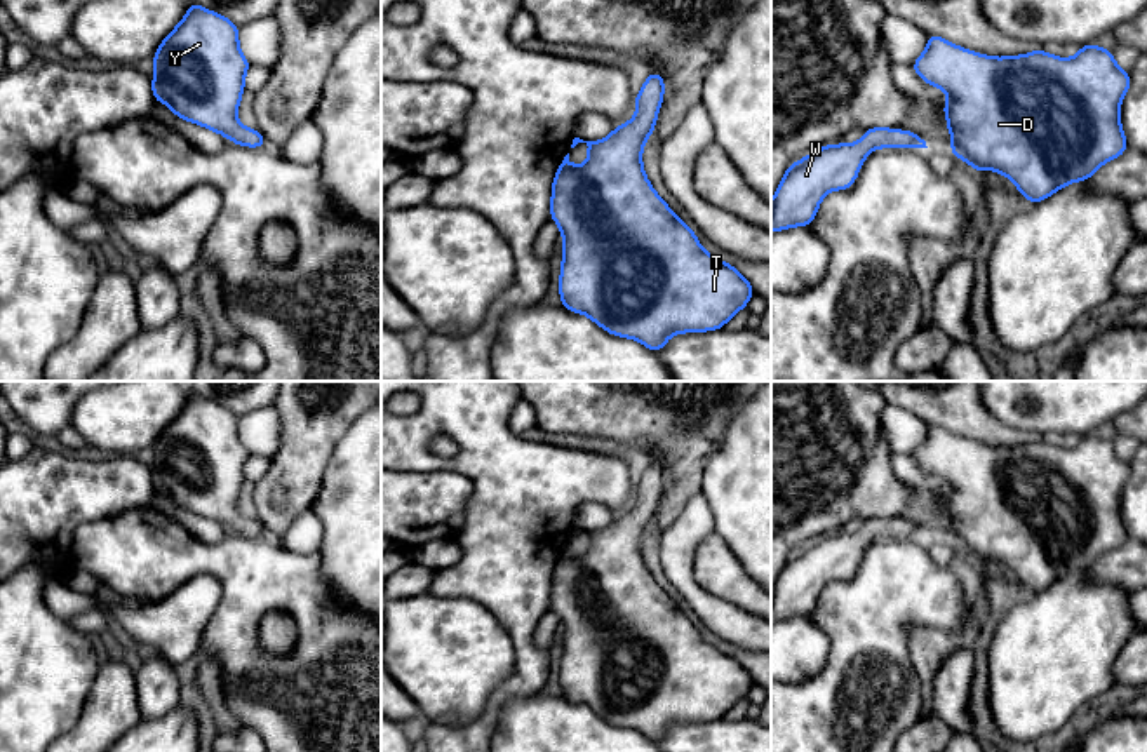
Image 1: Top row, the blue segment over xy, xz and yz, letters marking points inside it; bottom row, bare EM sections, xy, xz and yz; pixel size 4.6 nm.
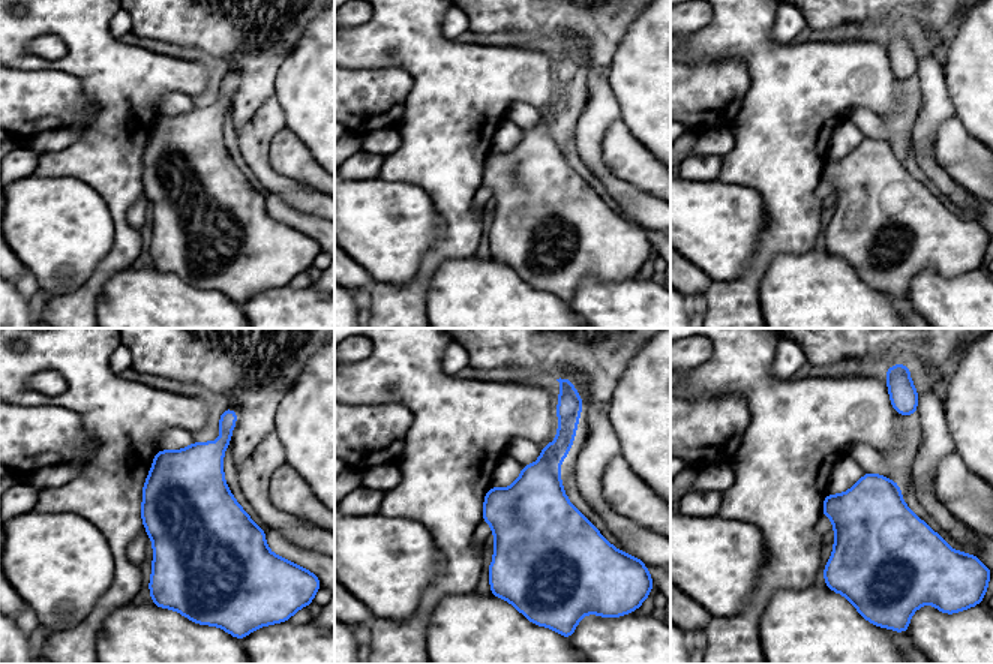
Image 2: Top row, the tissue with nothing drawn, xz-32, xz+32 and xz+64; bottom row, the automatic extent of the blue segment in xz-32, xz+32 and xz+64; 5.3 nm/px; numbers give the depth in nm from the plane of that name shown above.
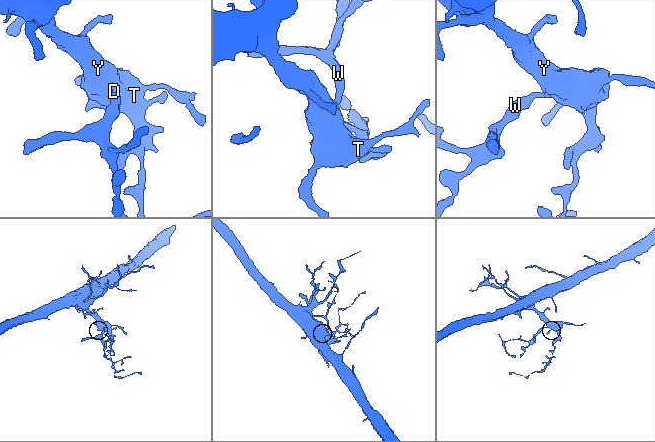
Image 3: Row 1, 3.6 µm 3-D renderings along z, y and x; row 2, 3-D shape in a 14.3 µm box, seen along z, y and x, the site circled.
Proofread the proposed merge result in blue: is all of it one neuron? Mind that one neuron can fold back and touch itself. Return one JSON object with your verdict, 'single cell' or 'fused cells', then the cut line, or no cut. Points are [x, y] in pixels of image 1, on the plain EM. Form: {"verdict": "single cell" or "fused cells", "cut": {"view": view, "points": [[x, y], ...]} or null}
{"verdict": "single cell", "cut": null}

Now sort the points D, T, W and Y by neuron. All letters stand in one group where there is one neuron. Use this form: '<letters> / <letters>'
D T W Y

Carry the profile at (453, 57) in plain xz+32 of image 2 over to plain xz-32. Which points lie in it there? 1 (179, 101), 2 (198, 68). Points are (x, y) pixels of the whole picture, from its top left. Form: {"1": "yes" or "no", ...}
{"1": "no", "2": "yes"}

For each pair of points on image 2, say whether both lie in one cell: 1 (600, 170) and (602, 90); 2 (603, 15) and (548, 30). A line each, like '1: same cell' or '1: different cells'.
1: same cell
2: same cell

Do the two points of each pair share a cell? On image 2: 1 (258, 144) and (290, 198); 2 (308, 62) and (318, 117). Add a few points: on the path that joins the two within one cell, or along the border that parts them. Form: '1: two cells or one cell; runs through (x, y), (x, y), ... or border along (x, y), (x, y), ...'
1: one cell; runs through (258, 158), (260, 167), (278, 185)
2: one cell; runs through (318, 75), (318, 104)

